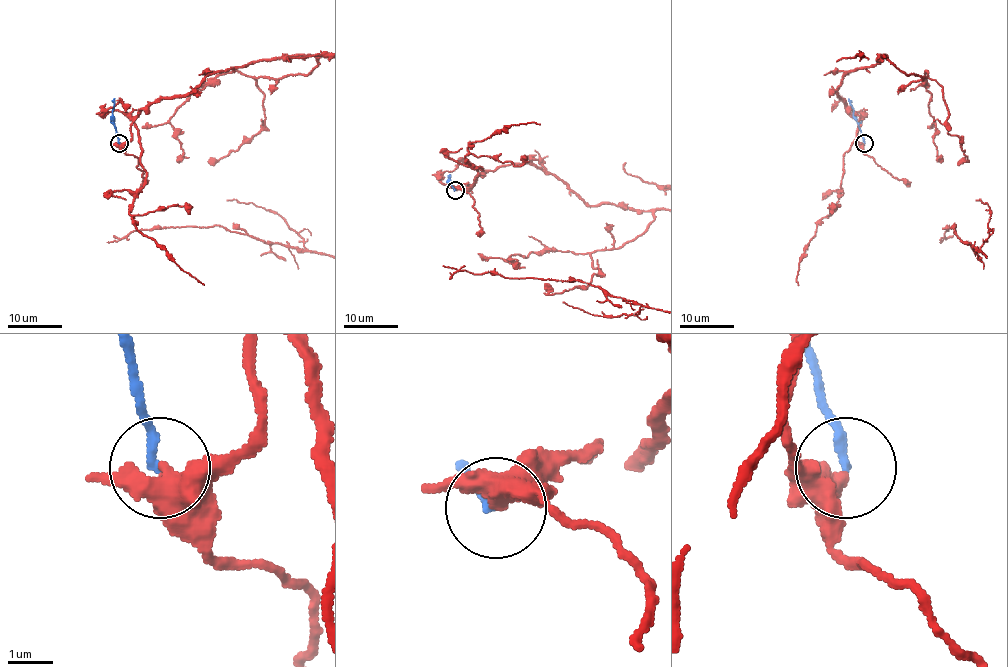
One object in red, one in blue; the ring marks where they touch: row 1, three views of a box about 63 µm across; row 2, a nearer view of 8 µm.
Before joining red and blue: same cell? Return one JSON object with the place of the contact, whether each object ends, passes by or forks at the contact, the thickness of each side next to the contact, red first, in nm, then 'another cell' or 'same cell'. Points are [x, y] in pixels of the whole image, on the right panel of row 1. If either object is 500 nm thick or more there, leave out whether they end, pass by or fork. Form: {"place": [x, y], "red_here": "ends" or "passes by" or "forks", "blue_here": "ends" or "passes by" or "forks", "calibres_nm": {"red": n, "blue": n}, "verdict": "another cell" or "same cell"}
{"place": [864, 143], "red_here": "passes by", "blue_here": "ends", "calibres_nm": {"red": 460, "blue": 190}, "verdict": "another cell"}

